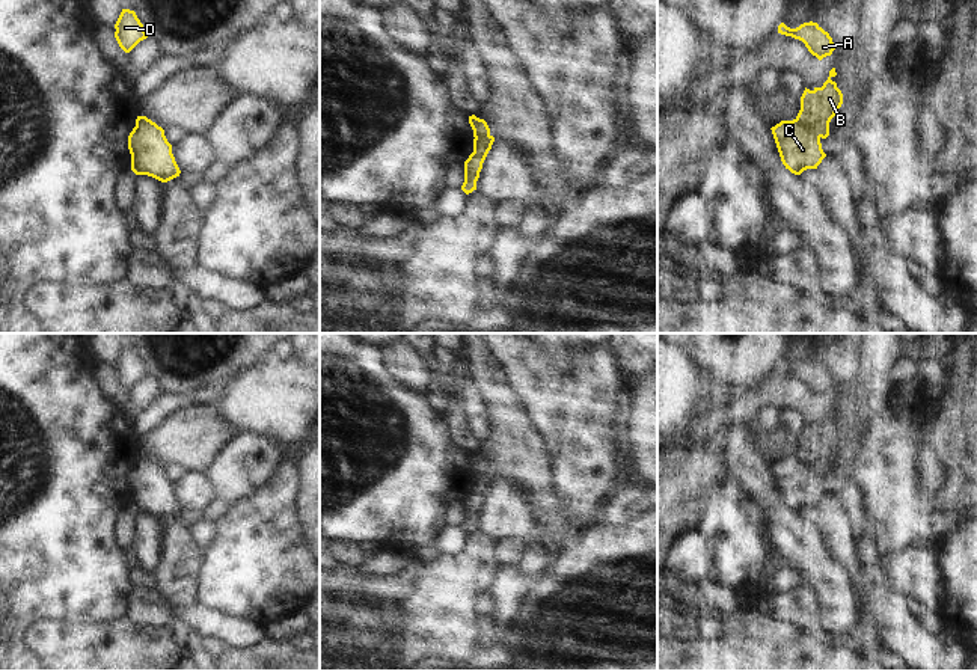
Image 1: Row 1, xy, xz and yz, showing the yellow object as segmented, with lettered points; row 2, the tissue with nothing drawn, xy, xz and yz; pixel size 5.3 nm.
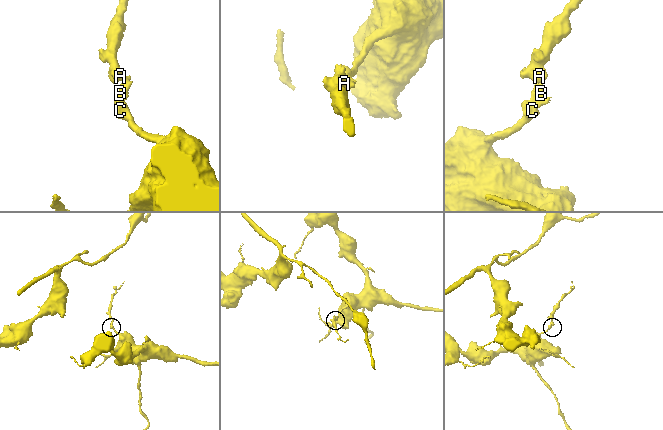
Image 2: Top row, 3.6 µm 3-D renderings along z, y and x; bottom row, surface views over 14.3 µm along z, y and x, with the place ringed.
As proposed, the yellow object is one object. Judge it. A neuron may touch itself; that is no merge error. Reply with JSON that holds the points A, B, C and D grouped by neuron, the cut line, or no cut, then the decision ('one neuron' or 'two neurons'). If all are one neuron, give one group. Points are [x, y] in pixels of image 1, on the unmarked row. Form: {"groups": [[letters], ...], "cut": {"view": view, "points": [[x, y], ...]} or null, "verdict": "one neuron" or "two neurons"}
{"groups": [["A", "B", "D"], ["C"]], "cut": {"view": "yz", "points": [[795, 457], [802, 463], [811, 465], [820, 474]]}, "verdict": "two neurons"}

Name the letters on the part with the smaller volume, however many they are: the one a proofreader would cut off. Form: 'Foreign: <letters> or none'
Foreign: A, B, D

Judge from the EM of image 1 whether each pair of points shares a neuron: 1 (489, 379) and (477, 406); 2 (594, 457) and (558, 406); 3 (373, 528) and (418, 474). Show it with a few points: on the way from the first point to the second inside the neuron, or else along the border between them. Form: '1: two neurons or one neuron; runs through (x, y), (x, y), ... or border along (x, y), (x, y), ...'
1: two neurons; border along (469, 380), (484, 406), (490, 432)
2: one neuron; runs through (584, 445), (582, 432), (570, 418)
3: one neuron; runs through (377, 514), (404, 487)

